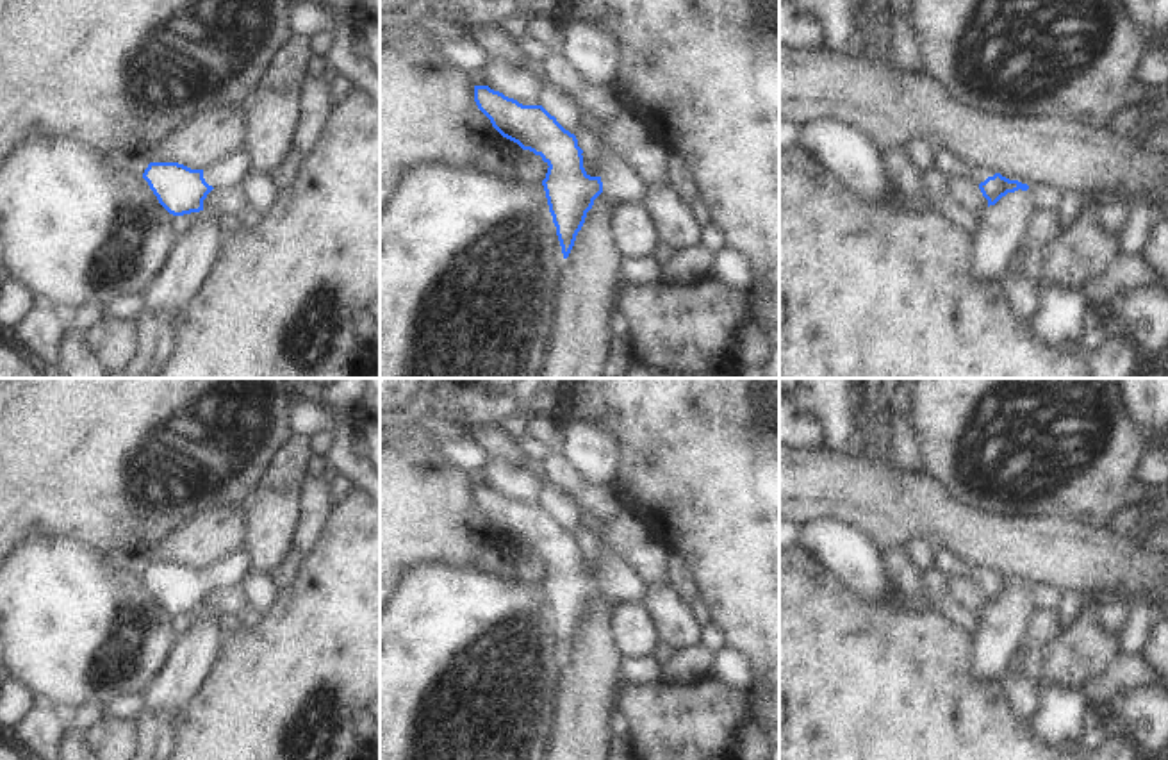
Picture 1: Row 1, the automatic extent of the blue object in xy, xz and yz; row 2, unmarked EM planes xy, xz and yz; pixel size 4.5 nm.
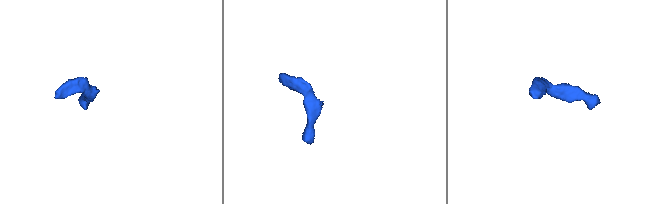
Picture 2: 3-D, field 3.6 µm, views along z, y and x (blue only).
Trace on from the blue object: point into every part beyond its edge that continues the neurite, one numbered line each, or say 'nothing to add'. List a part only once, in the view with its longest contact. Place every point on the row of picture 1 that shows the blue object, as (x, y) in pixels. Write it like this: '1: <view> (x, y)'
1: xy (230, 172)

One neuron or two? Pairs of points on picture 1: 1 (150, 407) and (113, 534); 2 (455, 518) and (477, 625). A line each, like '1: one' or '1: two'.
1: one
2: two

